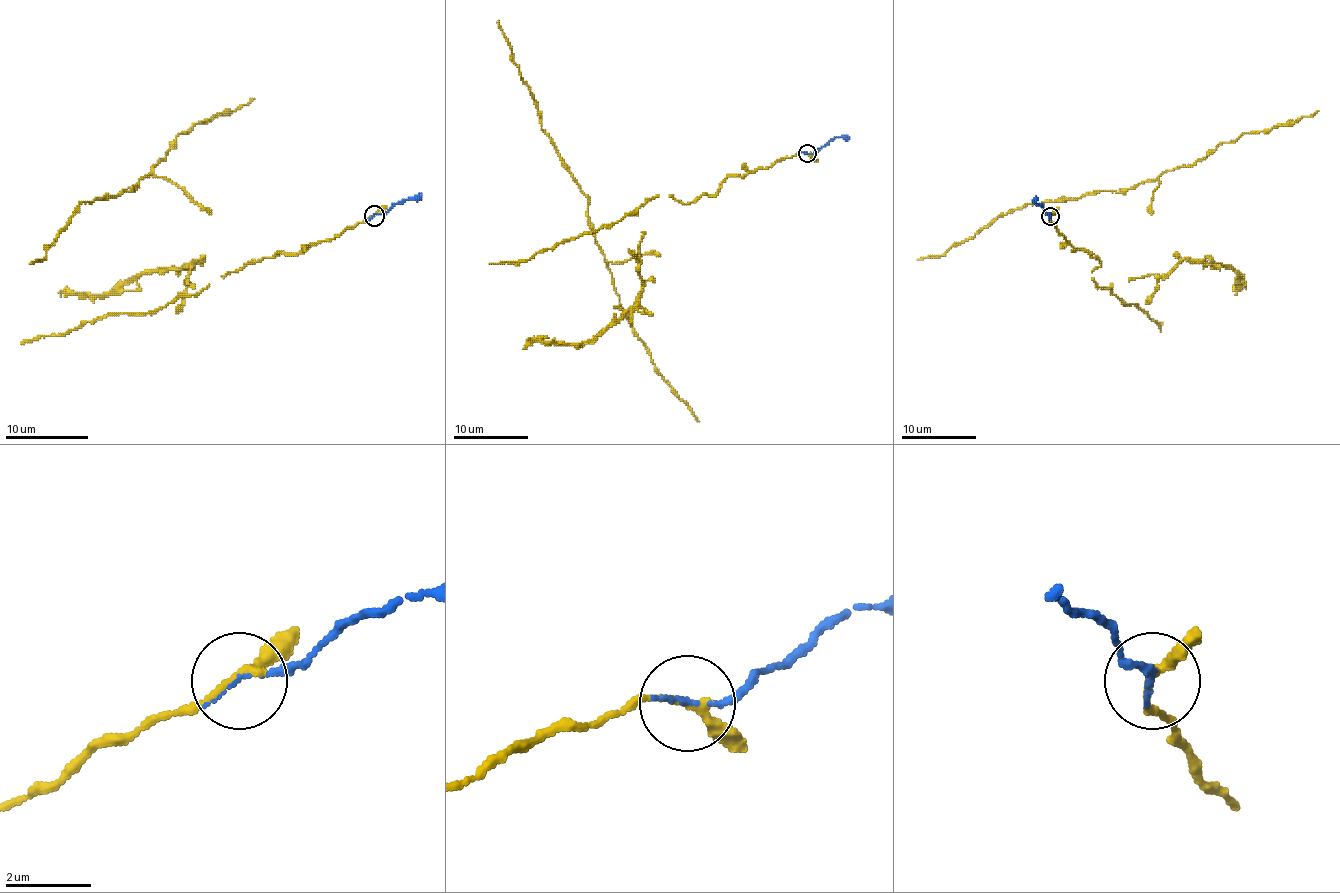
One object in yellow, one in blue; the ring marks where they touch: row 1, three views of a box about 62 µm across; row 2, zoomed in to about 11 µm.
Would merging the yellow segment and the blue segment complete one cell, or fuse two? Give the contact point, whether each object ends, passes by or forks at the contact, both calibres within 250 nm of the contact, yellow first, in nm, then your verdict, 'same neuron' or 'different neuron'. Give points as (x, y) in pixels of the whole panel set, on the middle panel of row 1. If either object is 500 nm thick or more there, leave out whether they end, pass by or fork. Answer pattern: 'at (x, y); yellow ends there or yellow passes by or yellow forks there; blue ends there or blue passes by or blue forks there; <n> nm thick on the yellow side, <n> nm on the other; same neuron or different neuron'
at (807, 153); yellow passes by; blue ends there; 180 nm thick on the yellow side, 110 nm on the other; same neuron

